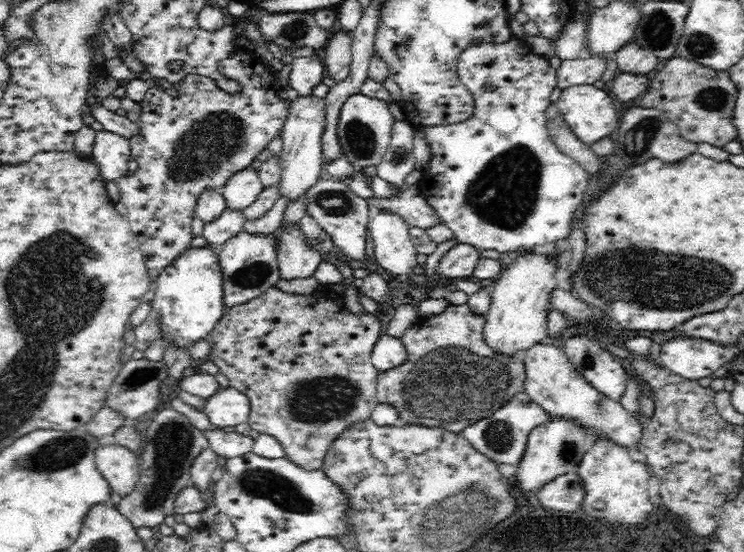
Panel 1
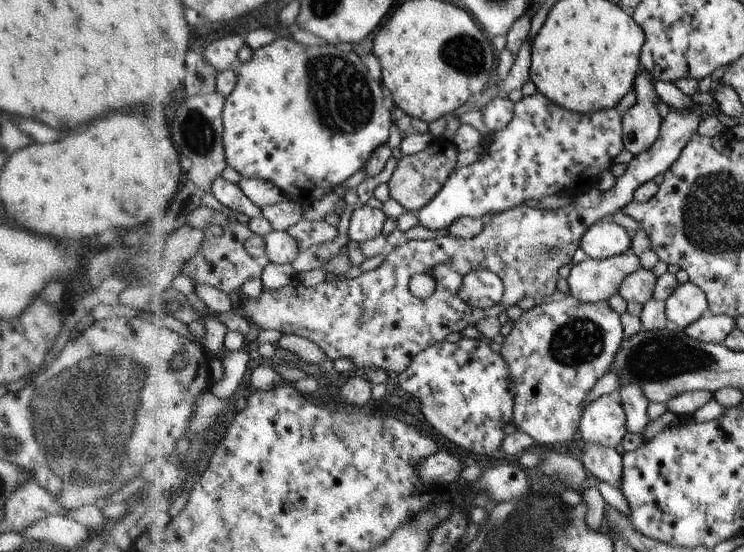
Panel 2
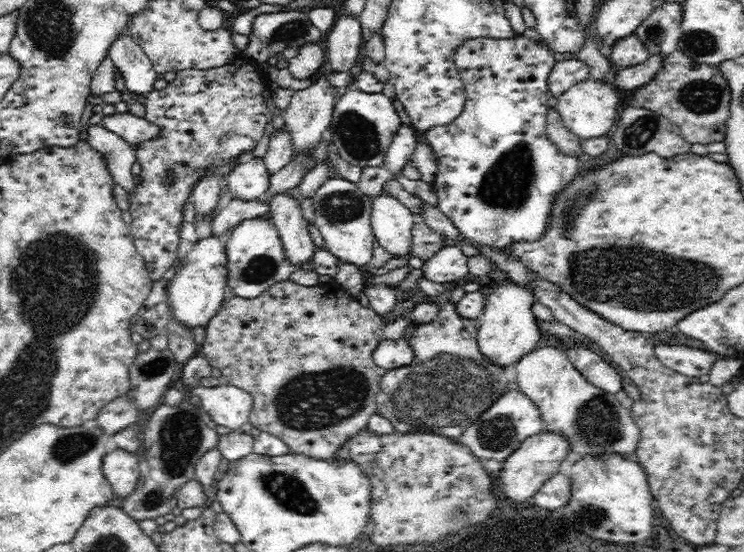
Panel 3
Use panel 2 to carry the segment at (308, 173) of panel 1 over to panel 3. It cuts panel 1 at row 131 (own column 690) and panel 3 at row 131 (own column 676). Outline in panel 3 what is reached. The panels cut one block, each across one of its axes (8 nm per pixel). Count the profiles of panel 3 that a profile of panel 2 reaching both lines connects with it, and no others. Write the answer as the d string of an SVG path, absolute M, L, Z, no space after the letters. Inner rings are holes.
M320 76L312 88L295 92L290 105L282 110L285 129L289 132L294 155L298 155L300 151L312 150L320 140L328 136L337 100L334 98L334 90L336 89L328 84L326 76Z

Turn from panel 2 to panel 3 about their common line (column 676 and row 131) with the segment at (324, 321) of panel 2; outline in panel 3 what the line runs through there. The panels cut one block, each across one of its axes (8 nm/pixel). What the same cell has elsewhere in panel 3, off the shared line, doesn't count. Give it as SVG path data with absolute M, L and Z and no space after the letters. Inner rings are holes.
M129 112L104 115L101 122L106 130L122 137L135 149L141 145L141 142L152 141L161 134L156 124L148 122L144 117L131 115Z

